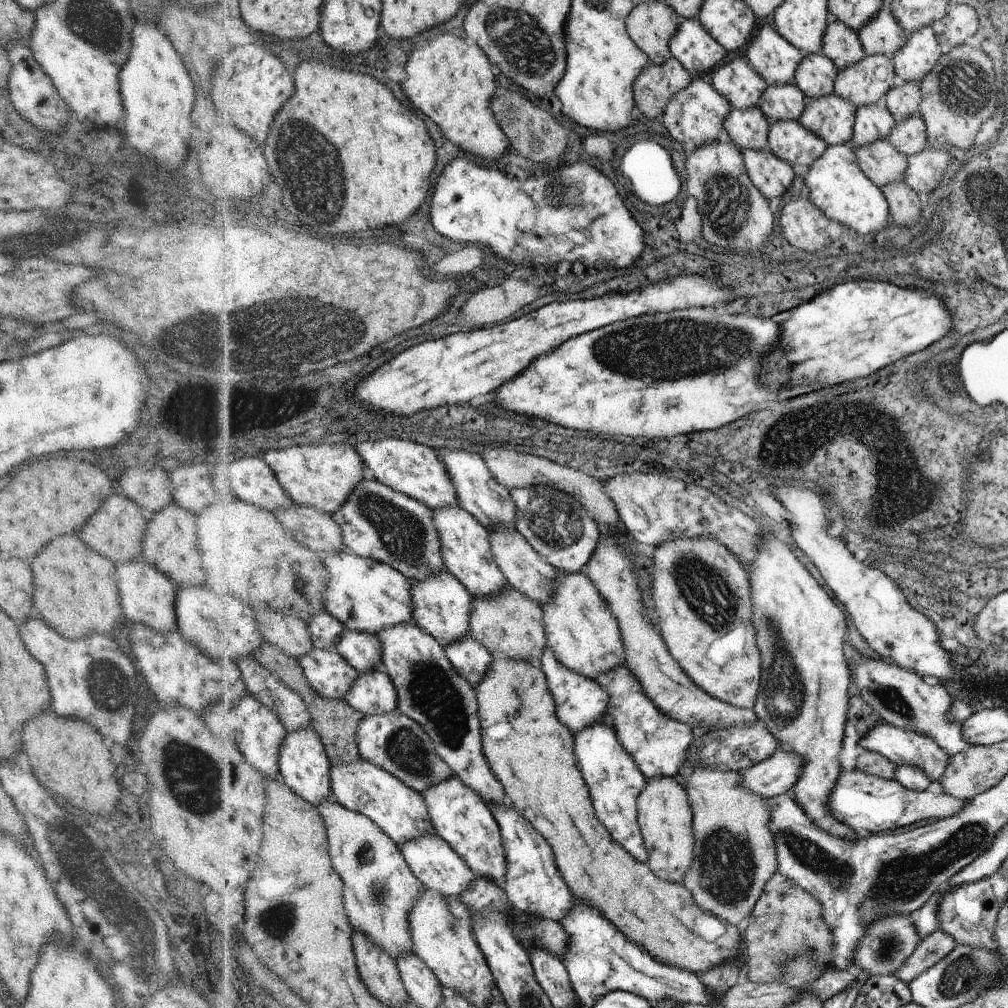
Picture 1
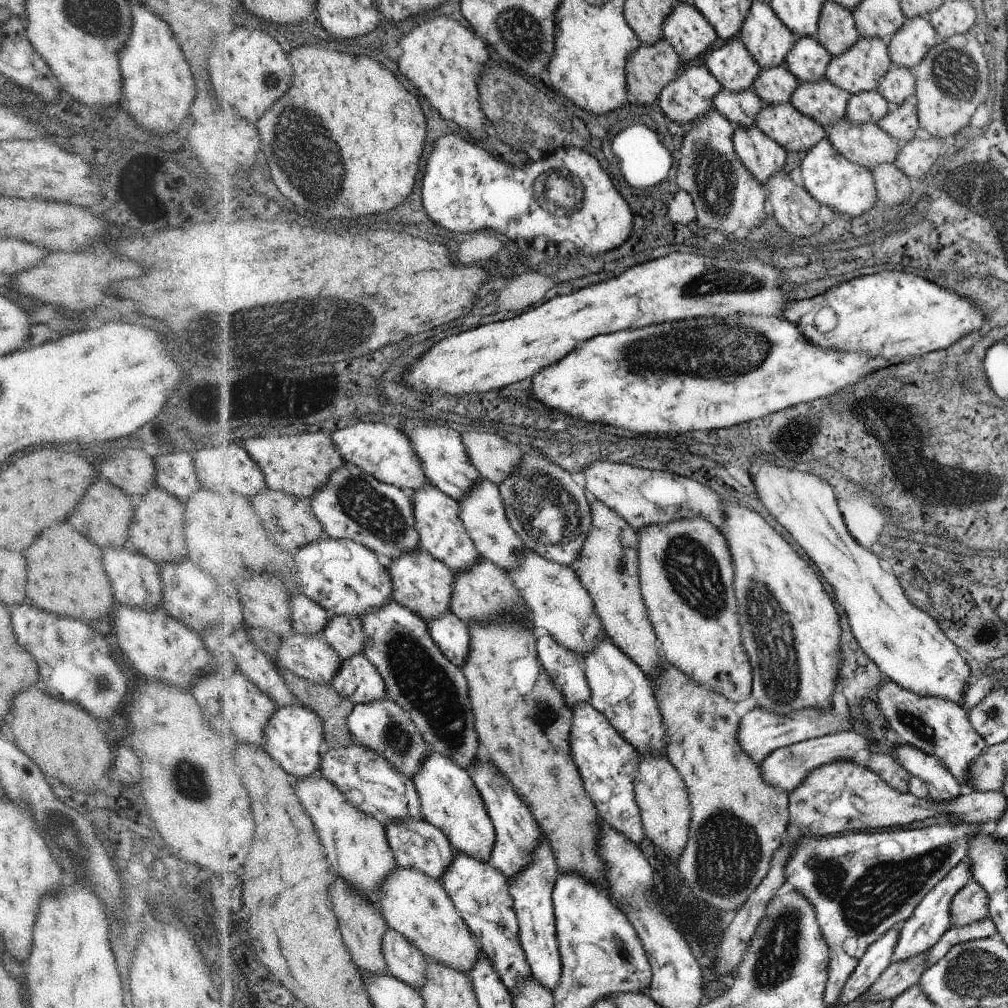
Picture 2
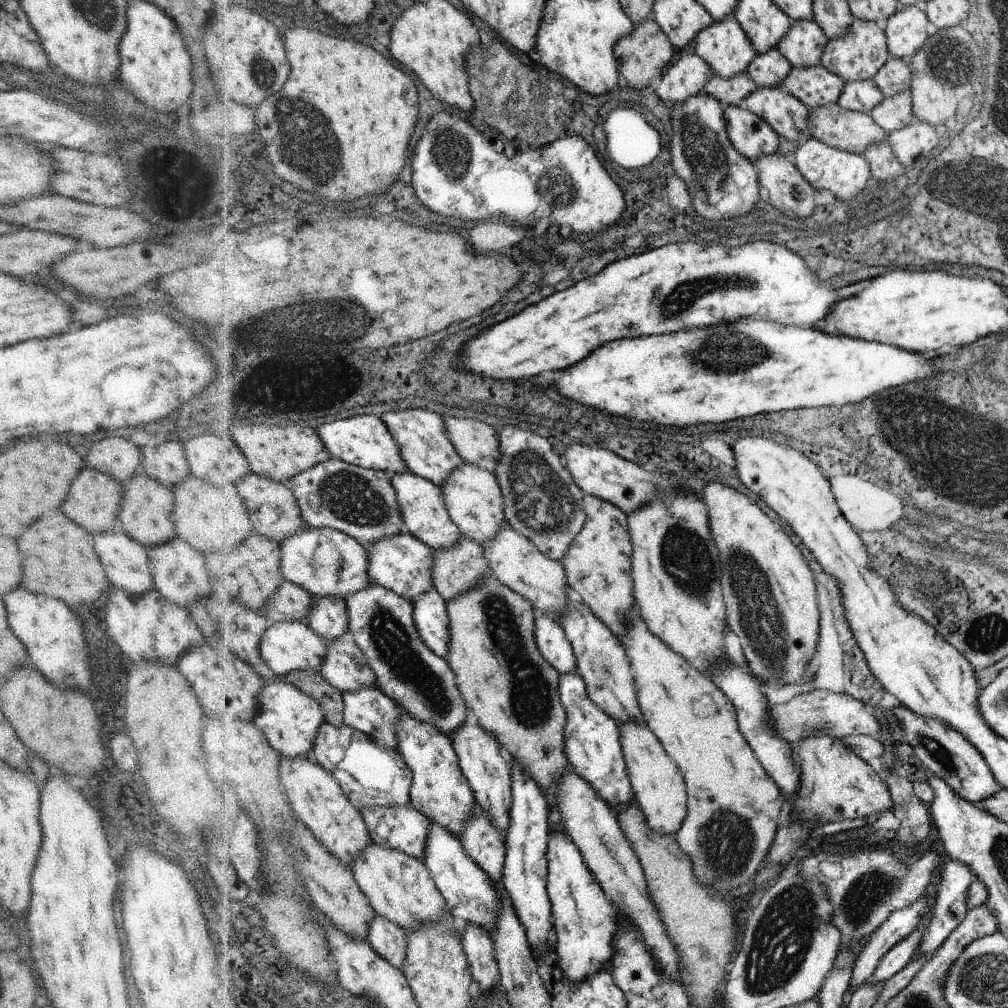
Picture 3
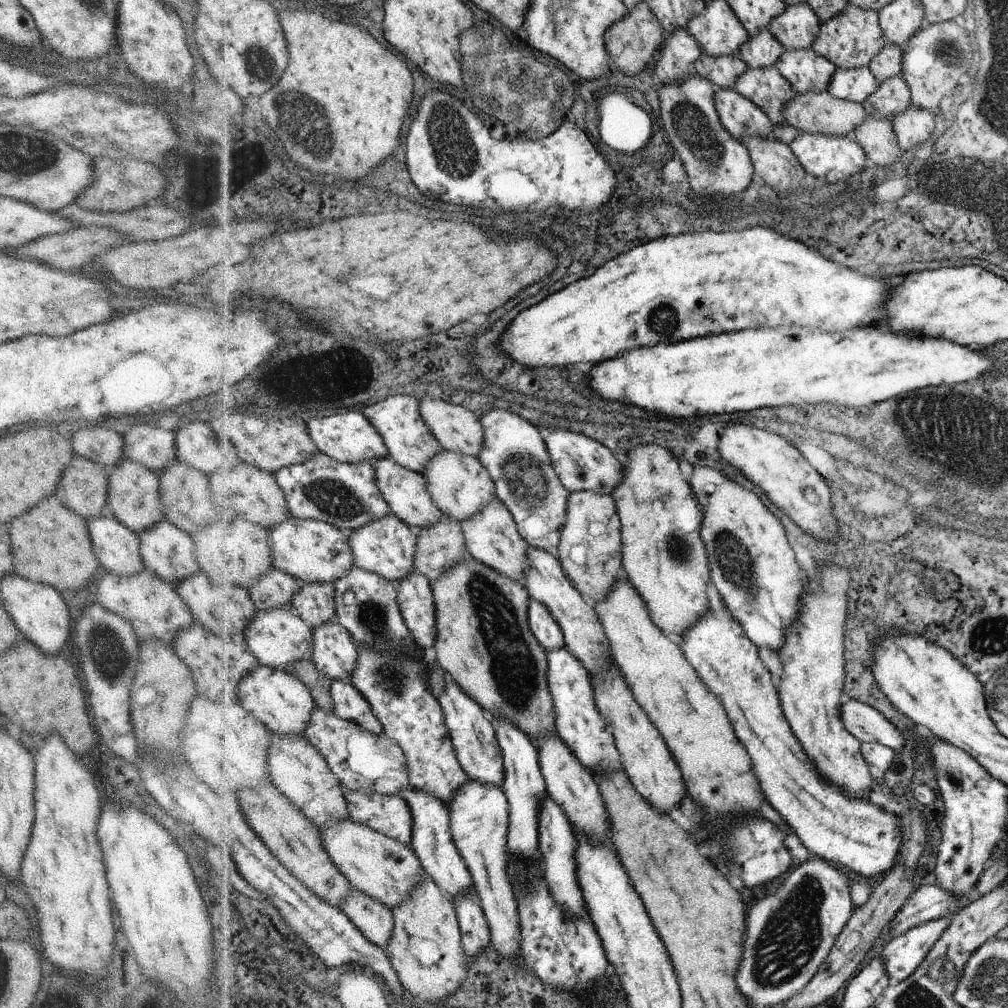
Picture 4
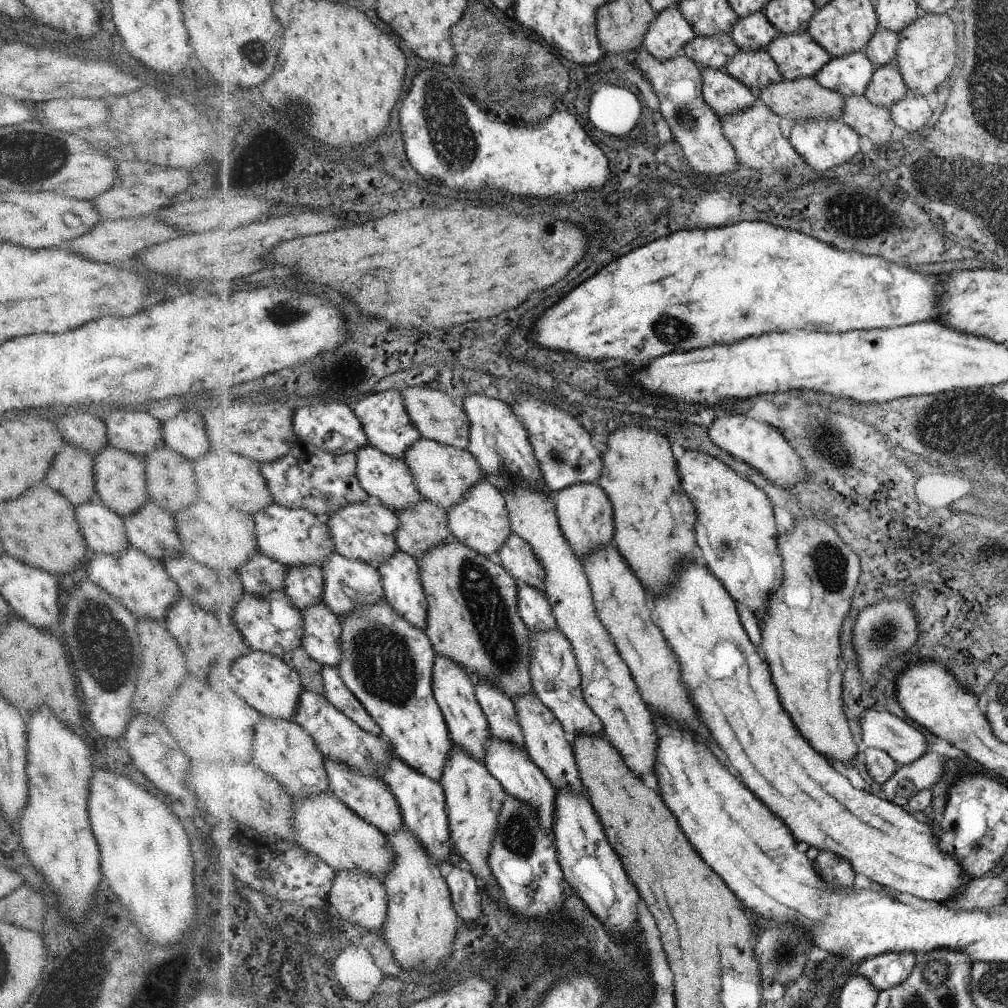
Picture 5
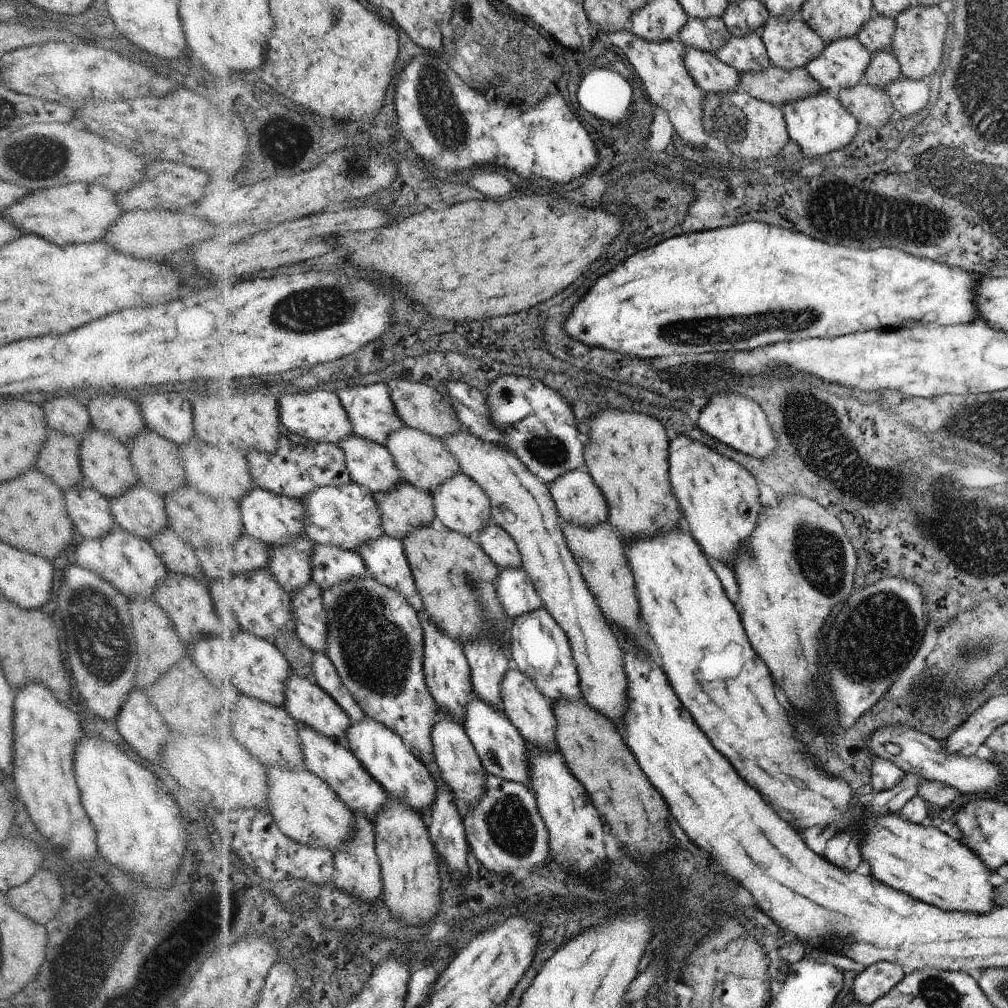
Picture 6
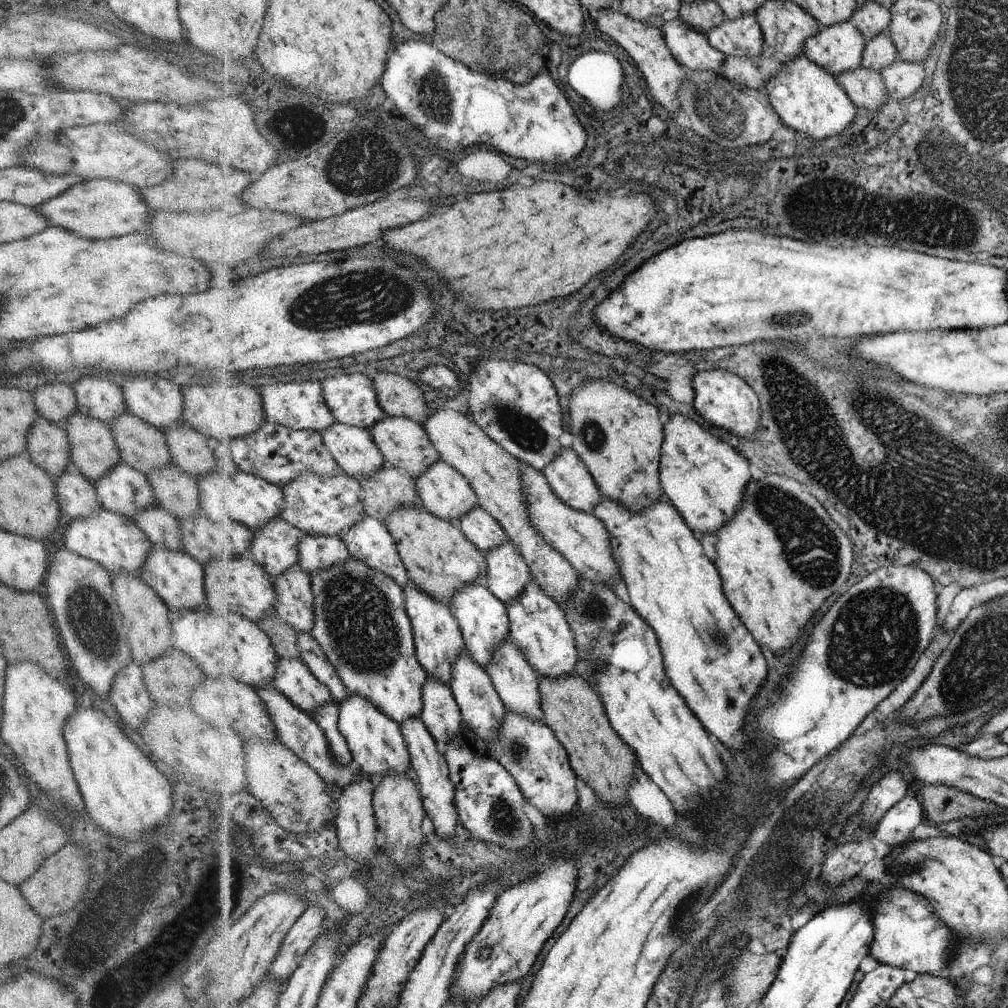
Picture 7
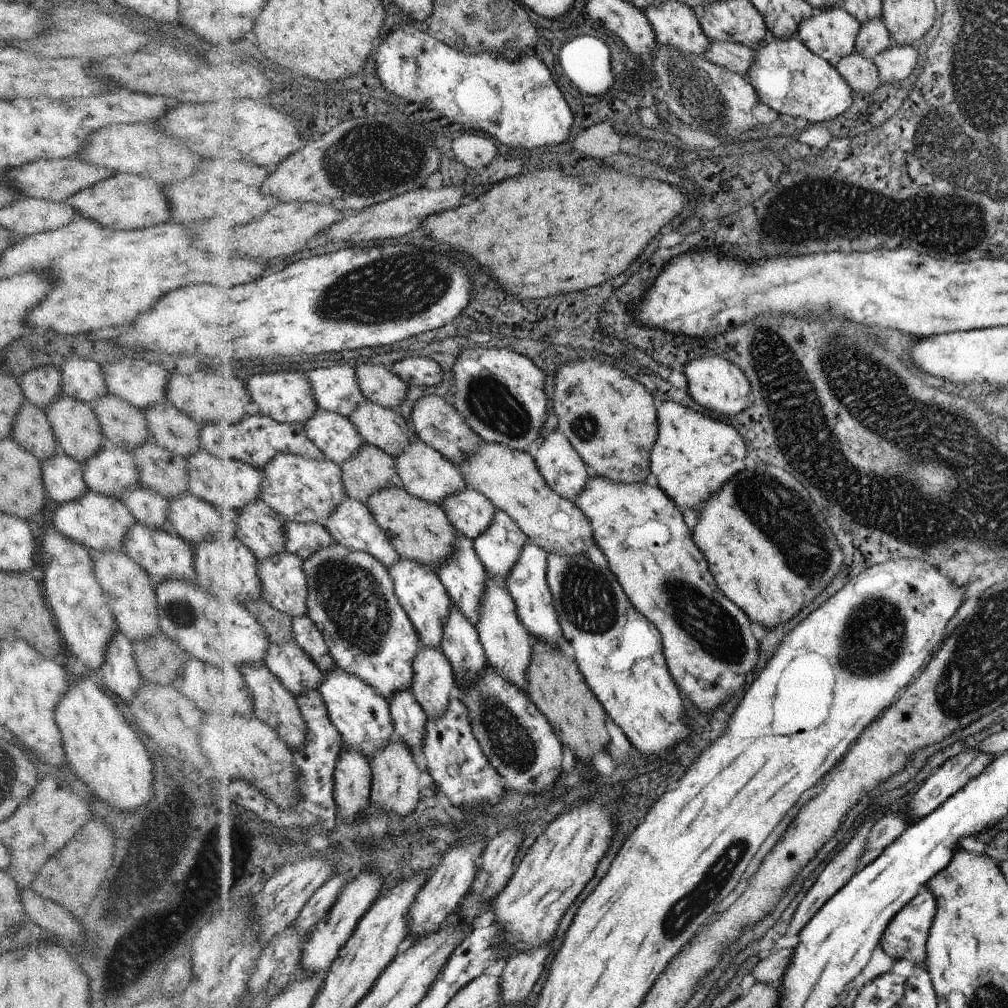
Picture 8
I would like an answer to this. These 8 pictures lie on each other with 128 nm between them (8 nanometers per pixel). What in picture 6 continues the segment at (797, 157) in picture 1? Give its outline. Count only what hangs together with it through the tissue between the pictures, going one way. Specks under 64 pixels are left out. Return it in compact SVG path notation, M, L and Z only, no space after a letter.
M756 31L744 37L729 34L726 44L716 50L715 56L739 74L767 70L771 65L767 47Z

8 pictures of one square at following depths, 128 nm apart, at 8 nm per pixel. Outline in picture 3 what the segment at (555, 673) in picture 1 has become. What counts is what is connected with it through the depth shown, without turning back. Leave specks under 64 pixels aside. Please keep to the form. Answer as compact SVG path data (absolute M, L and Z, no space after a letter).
M536 615L535 641L548 664L555 667L560 675L576 672L577 658L573 646L554 618Z

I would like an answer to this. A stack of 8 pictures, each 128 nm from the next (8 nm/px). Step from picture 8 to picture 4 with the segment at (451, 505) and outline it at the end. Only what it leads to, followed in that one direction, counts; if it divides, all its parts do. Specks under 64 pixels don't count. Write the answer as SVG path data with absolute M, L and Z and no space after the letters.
M529 546L529 559L531 560L531 568L527 571L527 576L523 581L524 586L530 592L531 599L544 603L544 606L547 606L556 622L562 627L562 634L566 640L564 648L583 663L590 675L603 671L614 671L616 662L605 628L594 606L571 583L563 571L559 559L556 558L555 554L532 546Z

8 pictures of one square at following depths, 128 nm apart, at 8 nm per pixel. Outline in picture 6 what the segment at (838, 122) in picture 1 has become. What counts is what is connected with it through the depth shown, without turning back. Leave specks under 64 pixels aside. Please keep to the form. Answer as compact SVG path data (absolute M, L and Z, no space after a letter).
M770 17L765 26L758 30L770 56L771 64L784 70L804 67L825 49L825 42L812 27L809 27L801 18L787 21L785 18Z

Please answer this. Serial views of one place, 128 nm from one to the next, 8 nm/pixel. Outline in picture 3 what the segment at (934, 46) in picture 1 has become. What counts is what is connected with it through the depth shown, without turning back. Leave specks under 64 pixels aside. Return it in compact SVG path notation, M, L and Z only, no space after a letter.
M916 5L901 6L882 25L890 55L910 60L928 41L928 18Z

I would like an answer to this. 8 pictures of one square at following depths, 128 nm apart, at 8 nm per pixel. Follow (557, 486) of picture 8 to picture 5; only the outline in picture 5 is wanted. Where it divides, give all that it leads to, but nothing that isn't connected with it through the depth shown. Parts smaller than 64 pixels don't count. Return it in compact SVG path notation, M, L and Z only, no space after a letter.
M578 483L554 492L553 502L558 515L559 527L571 546L576 558L584 564L585 559L597 549L604 549L614 542L614 506L605 490L594 483Z

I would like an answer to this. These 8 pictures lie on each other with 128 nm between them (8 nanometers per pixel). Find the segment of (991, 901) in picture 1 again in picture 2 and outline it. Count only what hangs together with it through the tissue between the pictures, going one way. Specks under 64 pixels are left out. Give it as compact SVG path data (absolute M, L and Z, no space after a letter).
M971 880L954 895L949 909L952 926L968 926L989 918L990 895L979 882Z

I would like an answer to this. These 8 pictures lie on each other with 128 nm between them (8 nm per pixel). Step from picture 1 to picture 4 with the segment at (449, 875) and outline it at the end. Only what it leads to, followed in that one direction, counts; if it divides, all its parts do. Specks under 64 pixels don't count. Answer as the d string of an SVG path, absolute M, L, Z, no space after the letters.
M346 791L352 818L392 839L410 845L415 840L415 816L403 795Z

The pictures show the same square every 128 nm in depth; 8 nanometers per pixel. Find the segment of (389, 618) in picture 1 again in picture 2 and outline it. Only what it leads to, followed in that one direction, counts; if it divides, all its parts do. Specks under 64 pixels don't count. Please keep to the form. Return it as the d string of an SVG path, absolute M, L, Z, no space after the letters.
M326 536L311 545L294 552L294 572L304 594L326 607L336 616L364 618L380 609L384 609L395 600L395 580L390 567L384 566L378 553L362 543L350 539L335 539Z

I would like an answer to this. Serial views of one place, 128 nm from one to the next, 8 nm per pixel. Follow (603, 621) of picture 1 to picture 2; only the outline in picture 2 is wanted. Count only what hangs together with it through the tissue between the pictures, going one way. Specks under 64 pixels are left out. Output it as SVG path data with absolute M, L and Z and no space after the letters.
M525 548L521 566L506 574L526 600L531 611L531 622L537 632L548 633L560 646L572 651L577 658L582 659L582 655L591 653L607 636L592 594L583 585L574 567L542 558L538 553Z

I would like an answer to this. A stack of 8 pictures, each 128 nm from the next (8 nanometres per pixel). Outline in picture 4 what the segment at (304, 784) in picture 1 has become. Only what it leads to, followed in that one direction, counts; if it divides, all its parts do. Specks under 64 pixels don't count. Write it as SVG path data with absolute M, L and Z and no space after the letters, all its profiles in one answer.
M262 665L240 685L241 701L244 706L260 721L266 723L276 735L295 735L304 737L313 721L318 708L311 688L306 686L294 674L286 670Z

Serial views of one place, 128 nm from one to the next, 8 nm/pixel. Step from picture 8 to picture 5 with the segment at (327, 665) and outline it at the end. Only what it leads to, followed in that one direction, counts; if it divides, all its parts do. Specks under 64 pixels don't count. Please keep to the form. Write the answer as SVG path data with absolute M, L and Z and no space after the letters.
M325 667L326 696L352 720L359 723L369 733L383 735L383 728L372 716L365 704L356 696L355 692L347 685L343 674L338 667Z

